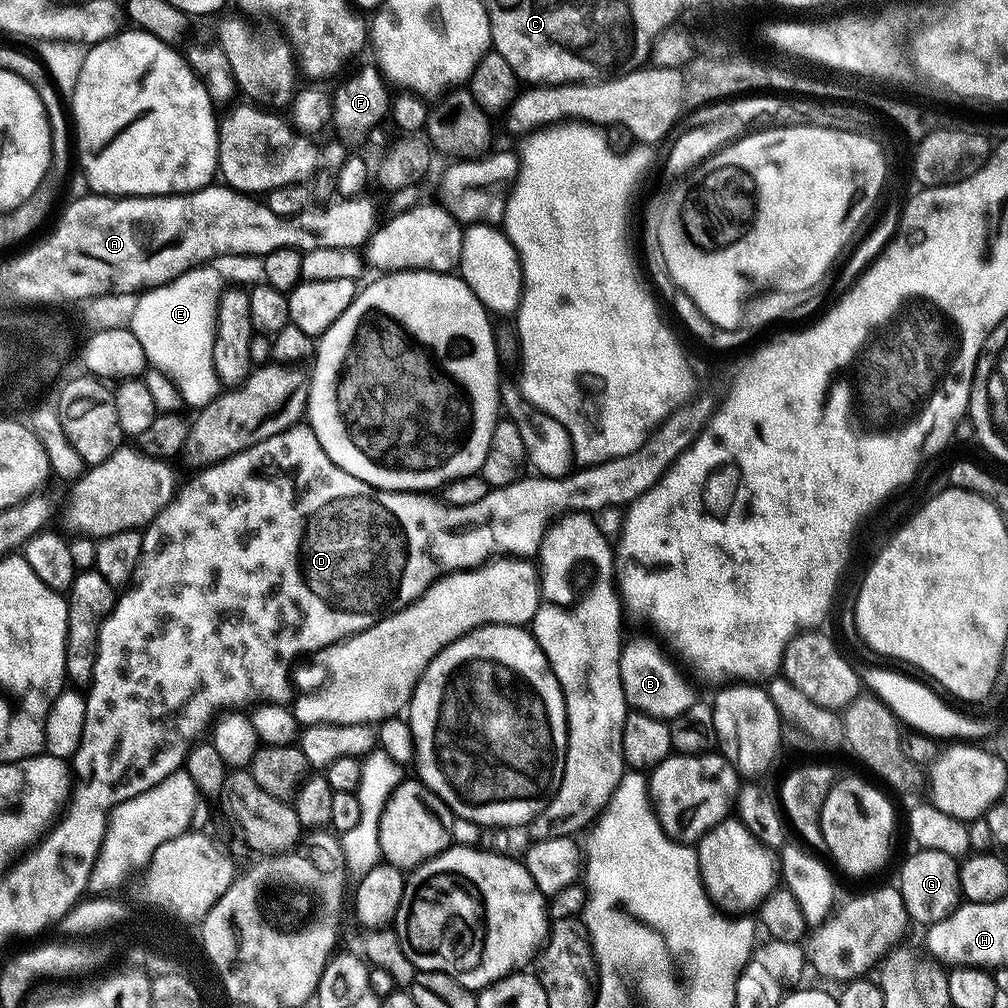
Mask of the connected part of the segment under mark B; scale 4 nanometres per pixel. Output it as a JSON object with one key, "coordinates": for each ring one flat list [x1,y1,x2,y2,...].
{"coordinates":[[636,640,621,647,620,677,629,709,645,712,647,716,671,722,684,715,694,703,692,688,684,681,683,674,648,640]]}

